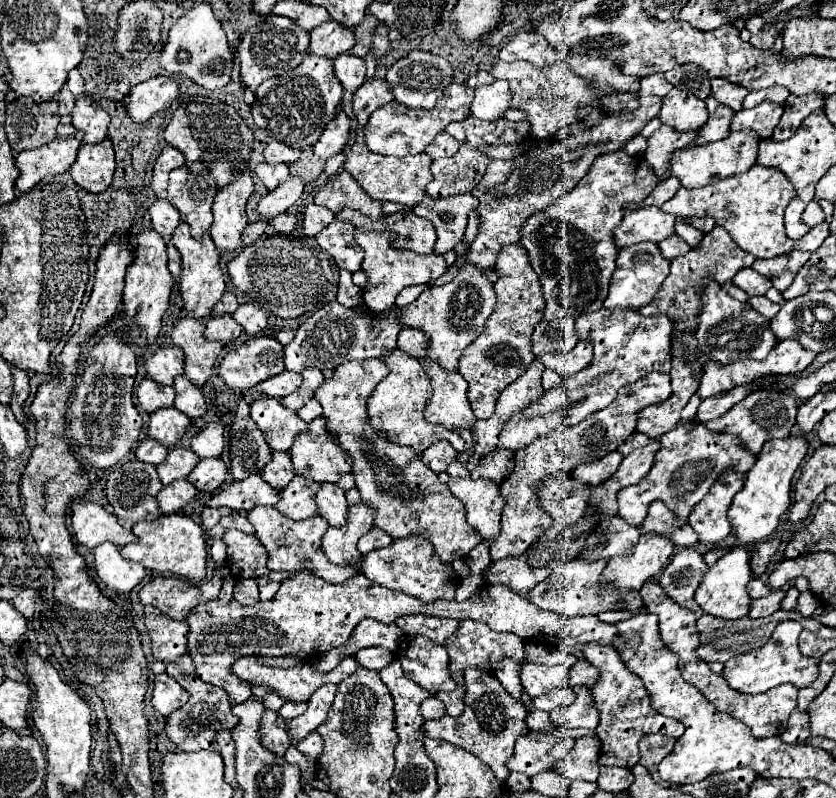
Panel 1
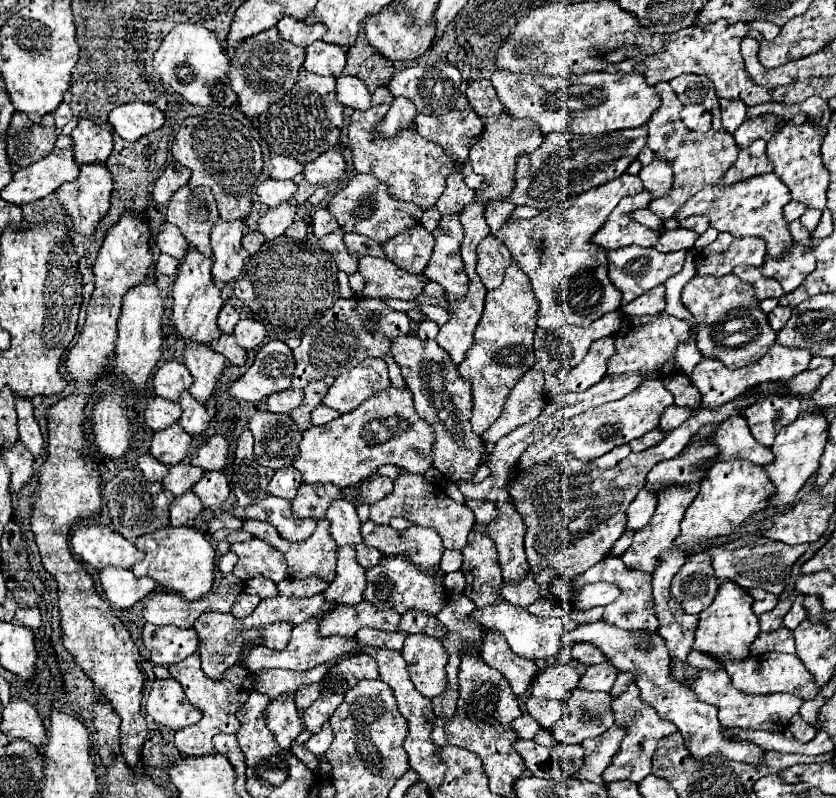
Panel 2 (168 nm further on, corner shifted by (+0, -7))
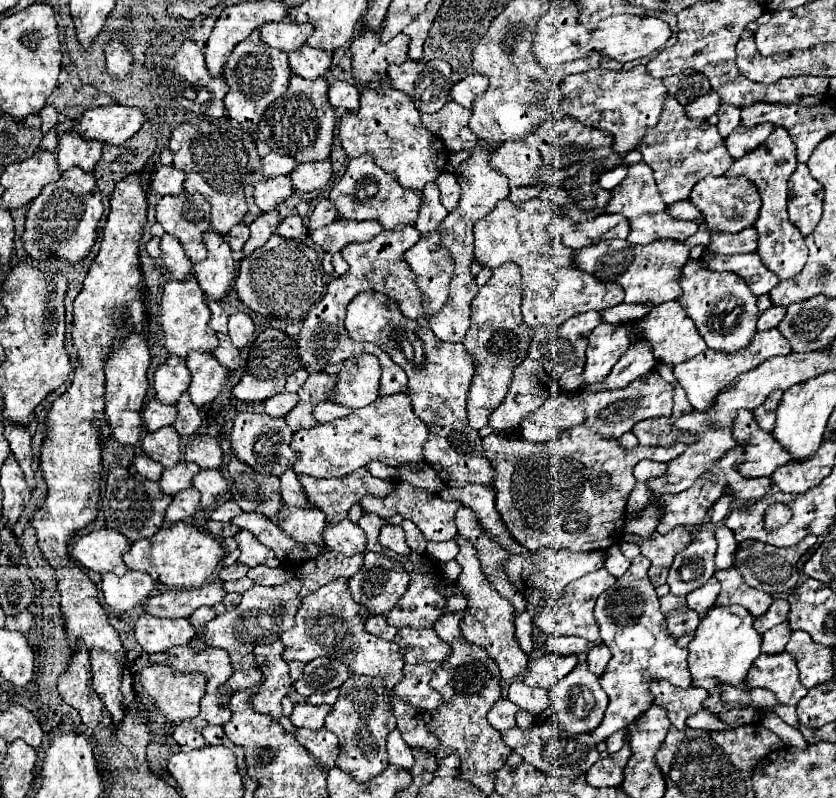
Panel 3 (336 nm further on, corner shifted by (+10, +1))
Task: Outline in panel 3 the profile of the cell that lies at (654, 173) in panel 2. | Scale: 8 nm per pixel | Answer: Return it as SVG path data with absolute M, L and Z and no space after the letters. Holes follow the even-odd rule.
M638 162L638 164L630 166L628 176L616 186L616 192L612 194L612 200L608 202L606 212L620 212L622 216L626 216L630 220L632 232L628 236L628 242L632 242L632 244L650 244L650 242L660 240L660 238L686 240L688 236L698 232L696 222L680 222L680 220L674 220L668 214L668 208L664 206L664 202L660 198L660 192L658 192L658 184L654 180L654 172L644 162Z

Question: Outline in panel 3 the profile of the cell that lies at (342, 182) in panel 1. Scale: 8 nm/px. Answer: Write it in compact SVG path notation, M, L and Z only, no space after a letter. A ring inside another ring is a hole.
M370 154L354 158L342 180L330 190L332 204L338 210L338 218L342 220L378 220L384 230L402 228L404 224L414 224L418 218L418 208L422 202L422 192L402 188L392 174L386 174L380 166L374 164Z

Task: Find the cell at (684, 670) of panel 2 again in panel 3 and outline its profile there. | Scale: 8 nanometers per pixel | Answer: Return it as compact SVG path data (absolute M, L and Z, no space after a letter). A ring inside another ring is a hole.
M636 556L624 576L620 576L616 584L600 596L594 608L594 616L600 626L600 638L612 652L612 660L600 676L600 684L608 694L610 704L600 726L590 732L596 742L602 742L612 732L630 726L642 712L652 706L654 696L648 692L650 680L670 678L670 684L678 688L692 686L692 676L686 662L688 652L684 648L678 648L676 640L668 638L666 620L660 612L656 590L648 580L648 568L650 562L644 556Z

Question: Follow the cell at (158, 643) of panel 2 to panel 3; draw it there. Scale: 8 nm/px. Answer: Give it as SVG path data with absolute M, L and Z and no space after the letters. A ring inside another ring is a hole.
M142 614L136 620L134 636L136 642L148 652L166 652L172 646L186 646L188 640L194 636L194 626L186 618L154 618L150 614Z

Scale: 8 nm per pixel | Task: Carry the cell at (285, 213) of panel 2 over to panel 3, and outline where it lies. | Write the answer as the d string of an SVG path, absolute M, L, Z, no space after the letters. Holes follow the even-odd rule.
M278 210L272 212L262 212L252 224L250 224L250 238L244 244L244 254L248 256L252 250L264 246L272 234L276 234L276 226L280 222Z

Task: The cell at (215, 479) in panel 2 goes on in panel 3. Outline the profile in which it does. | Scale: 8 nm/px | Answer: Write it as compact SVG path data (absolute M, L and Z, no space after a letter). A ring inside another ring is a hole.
M198 470L198 474L192 478L192 488L202 494L200 506L210 508L216 498L226 494L226 480L222 478L220 470Z

